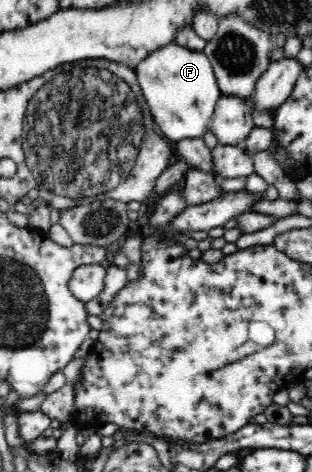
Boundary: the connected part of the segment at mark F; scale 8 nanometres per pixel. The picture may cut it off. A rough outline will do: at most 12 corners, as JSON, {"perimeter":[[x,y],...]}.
{"perimeter":[[175,42],[135,68],[162,136],[203,138],[221,96],[204,52]]}

